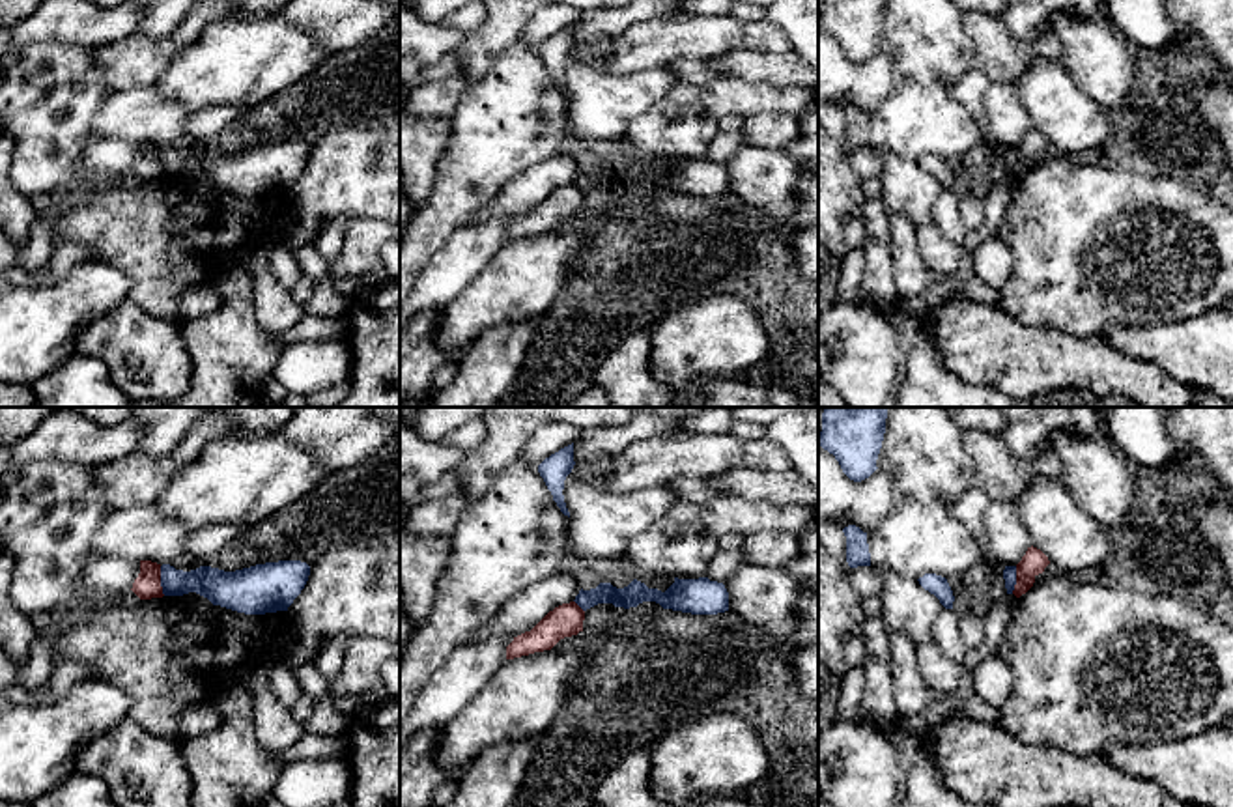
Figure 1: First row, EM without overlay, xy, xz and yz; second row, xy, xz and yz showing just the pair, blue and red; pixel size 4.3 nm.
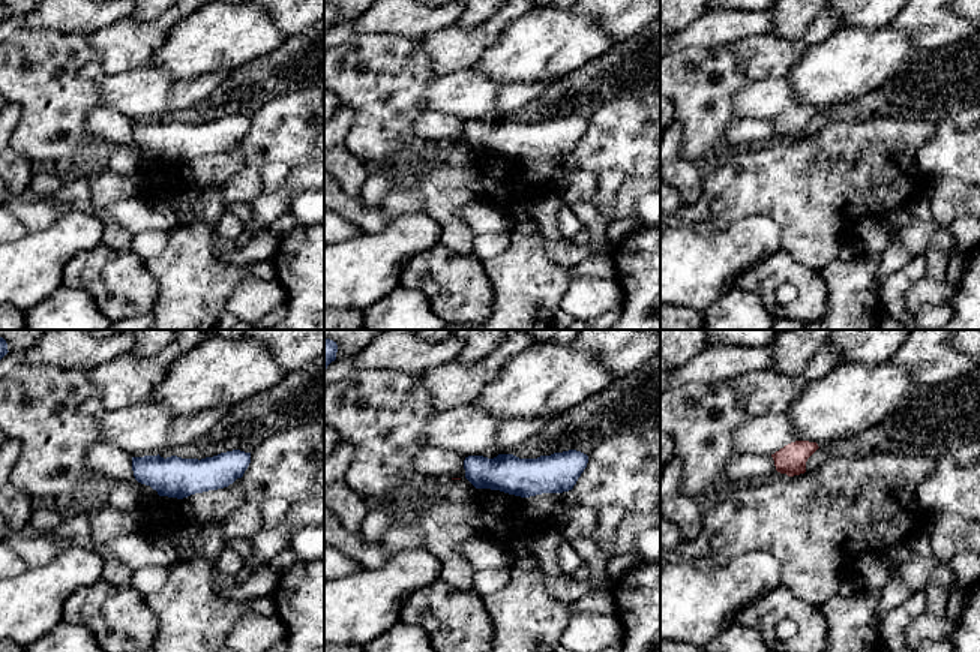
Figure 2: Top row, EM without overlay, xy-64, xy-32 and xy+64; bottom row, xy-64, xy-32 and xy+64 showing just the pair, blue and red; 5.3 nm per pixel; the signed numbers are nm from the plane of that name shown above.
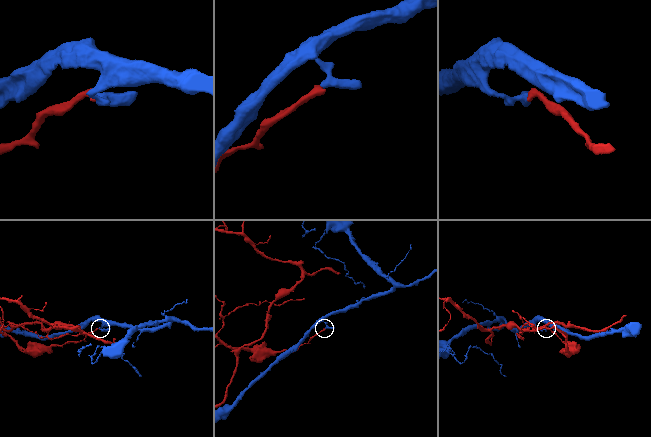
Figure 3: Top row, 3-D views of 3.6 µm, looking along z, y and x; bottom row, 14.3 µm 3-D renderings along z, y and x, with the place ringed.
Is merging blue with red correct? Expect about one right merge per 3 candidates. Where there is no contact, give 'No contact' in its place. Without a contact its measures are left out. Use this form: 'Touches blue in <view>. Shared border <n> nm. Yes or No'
Touches blue in xy. Shared border 130 nm. No

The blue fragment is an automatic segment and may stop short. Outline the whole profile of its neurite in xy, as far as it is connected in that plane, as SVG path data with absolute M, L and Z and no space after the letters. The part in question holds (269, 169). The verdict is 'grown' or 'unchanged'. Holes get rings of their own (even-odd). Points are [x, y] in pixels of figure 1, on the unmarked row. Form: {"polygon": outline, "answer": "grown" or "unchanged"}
{"polygon": "M301 142L265 144L235 153L211 148L183 153L163 146L161 168L164 177L196 174L213 187L245 196L265 196L288 192L308 157L310 148Z", "answer": "unchanged"}

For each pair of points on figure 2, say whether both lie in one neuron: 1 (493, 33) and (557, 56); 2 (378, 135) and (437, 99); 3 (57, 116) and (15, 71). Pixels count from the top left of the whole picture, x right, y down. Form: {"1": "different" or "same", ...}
{"1": "different", "2": "different", "3": "same"}

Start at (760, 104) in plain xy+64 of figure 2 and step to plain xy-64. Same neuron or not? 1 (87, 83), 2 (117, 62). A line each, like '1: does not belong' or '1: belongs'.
1: does not belong
2: does not belong

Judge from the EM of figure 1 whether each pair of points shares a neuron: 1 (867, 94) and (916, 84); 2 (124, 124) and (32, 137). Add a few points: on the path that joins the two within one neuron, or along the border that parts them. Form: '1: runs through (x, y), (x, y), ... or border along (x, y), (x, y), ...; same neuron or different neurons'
1: border along (884, 49), (892, 58), (893, 88), (867, 114); different neurons
2: border along (111, 92), (92, 122), (96, 137); different neurons

